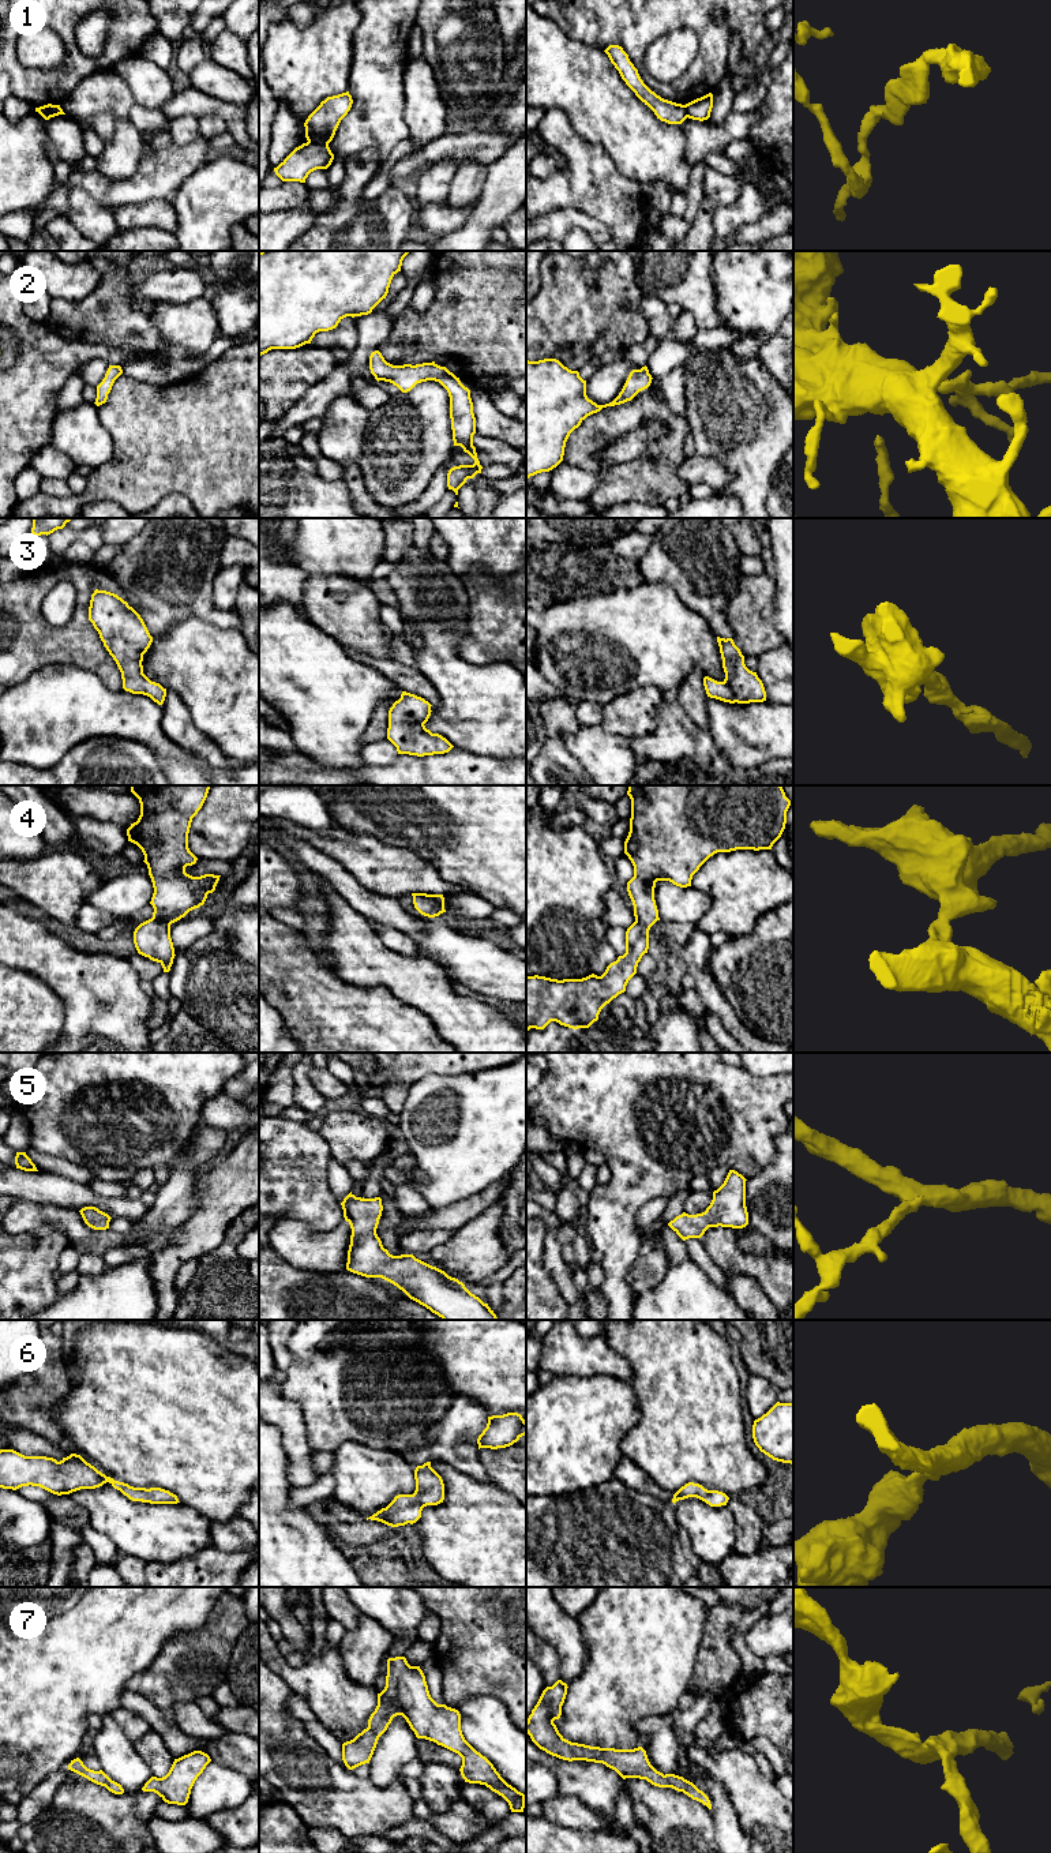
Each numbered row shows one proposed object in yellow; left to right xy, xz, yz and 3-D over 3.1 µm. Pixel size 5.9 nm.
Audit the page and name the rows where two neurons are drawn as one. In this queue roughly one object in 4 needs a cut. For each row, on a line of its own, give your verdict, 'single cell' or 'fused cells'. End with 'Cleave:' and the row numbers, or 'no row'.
1: fused cells
2: single cell
3: single cell
4: single cell
5: single cell
6: single cell
7: single cell
Cleave: 1

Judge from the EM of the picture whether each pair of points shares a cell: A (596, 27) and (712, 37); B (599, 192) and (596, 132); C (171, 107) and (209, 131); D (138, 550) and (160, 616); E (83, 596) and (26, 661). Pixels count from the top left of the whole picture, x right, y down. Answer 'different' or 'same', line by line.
A: same
B: different
C: different
D: same
E: same

